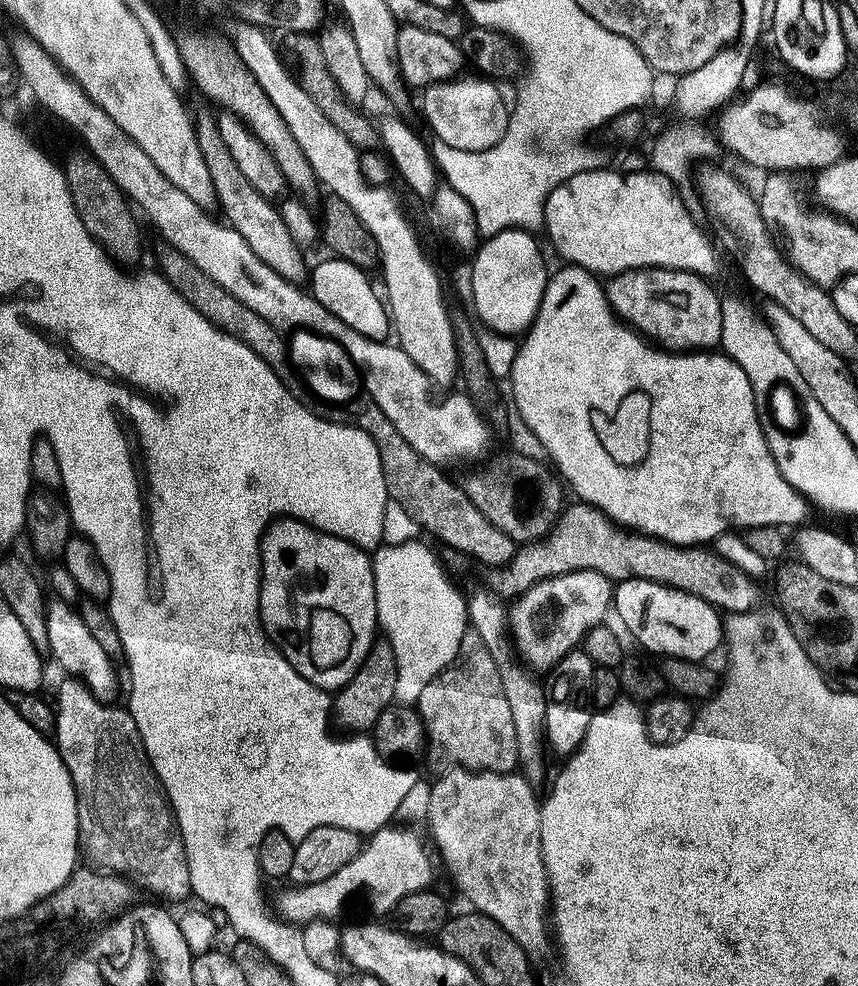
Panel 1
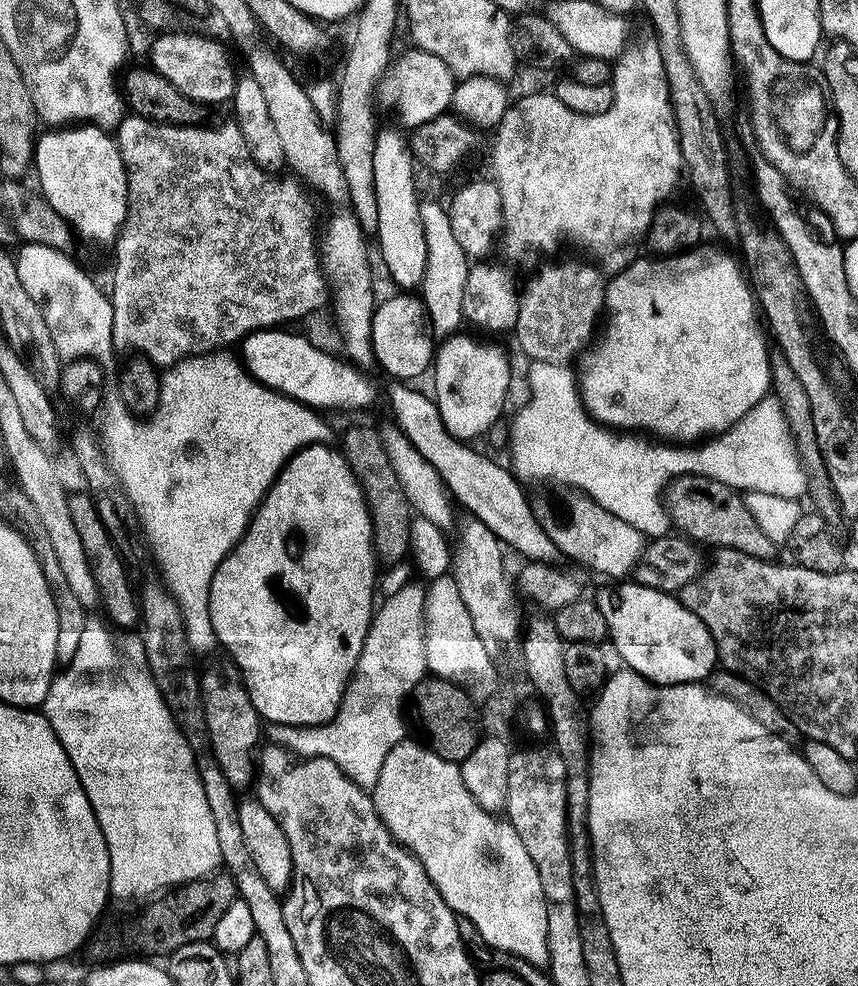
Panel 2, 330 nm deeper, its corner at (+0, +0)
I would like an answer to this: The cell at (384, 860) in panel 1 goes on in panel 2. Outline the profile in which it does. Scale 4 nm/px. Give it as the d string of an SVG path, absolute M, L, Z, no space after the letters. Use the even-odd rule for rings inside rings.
M412 738L405 739L403 744L394 746L394 750L390 750L390 754L386 758L386 766L382 766L382 774L378 778L374 789L374 799L376 801L376 812L382 818L384 825L388 827L392 837L395 838L407 852L412 852L413 855L416 856L418 862L420 862L426 870L430 882L432 882L438 890L438 894L442 894L446 906L450 906L450 910L455 912L457 917L468 920L473 924L476 928L476 932L482 934L482 938L486 938L488 945L495 948L497 952L505 952L511 956L526 958L526 962L530 962L530 966L534 966L535 968L547 969L549 965L551 965L550 920L548 903L546 902L546 890L542 890L542 874L538 870L538 866L534 866L534 858L530 858L530 853L526 851L526 846L522 842L522 838L518 838L518 830L514 830L512 824L488 813L475 801L474 795L470 794L470 790L463 784L461 765L451 764L442 758L438 758L438 754L434 754L432 749L423 743L417 742L417 744L415 744Z

